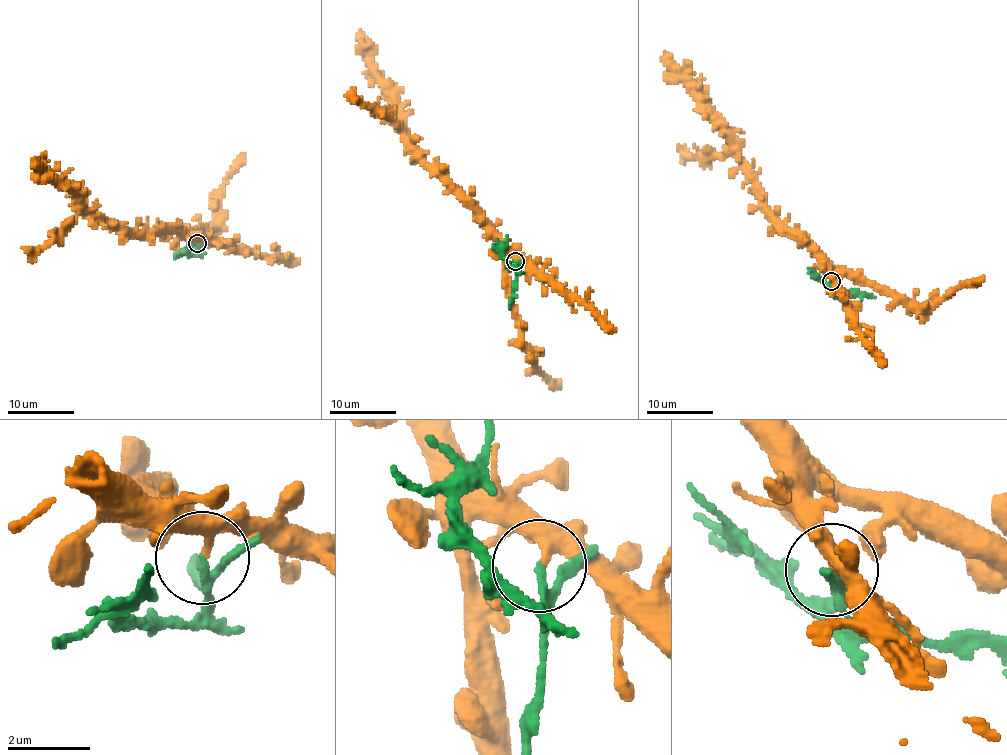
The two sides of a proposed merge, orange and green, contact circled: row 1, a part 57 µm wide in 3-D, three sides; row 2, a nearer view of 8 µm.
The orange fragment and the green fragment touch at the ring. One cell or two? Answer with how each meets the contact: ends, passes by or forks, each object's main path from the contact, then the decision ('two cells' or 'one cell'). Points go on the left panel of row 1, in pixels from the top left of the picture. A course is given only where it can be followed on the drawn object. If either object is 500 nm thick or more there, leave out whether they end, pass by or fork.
orange ends | green forks | orange via (197, 242), (189, 235), (168, 230), (145, 236), (85, 209), (82, 194), (51, 174), (36, 158) | green via (197, 242), (197, 251), (190, 255), (184, 252), (187, 244) | two cells

